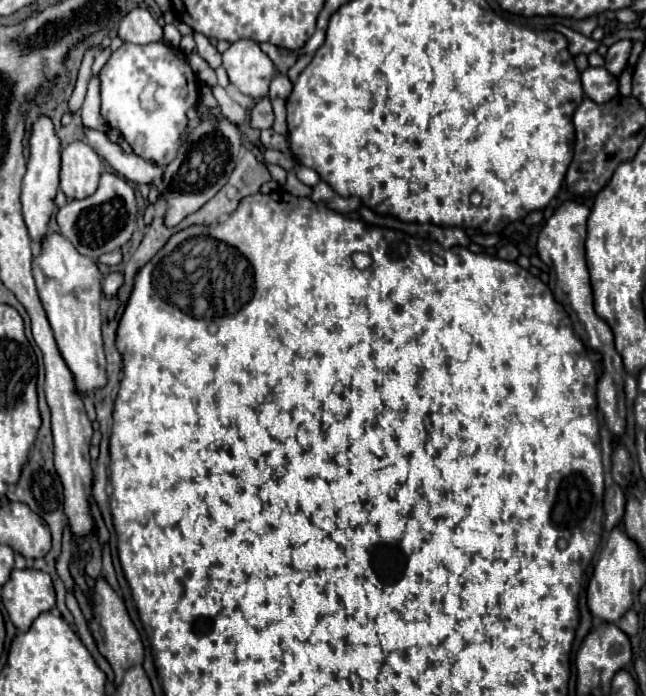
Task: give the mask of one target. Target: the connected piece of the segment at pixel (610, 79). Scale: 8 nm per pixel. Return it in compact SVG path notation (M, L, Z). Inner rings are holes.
M590 66L582 72L582 88L588 98L596 100L598 104L604 104L618 94L618 78L610 74L604 66L600 68Z

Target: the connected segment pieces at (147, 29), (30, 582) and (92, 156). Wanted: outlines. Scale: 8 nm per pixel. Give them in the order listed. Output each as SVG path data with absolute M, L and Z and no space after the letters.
M134 8L132 12L128 12L118 30L118 38L122 42L132 44L160 42L162 36L164 36L162 26L152 18L152 14L146 8Z
M34 568L14 570L2 588L2 602L14 626L26 632L38 614L50 612L56 606L52 578Z
M70 142L62 150L60 188L70 200L86 198L96 192L102 168L104 164L100 156L96 156L96 152L86 142Z

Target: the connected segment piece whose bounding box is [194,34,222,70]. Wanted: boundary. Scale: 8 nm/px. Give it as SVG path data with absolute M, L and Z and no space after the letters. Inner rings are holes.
M194 34L194 40L196 40L196 50L198 54L208 62L210 68L218 68L222 64L222 58L220 58L220 52L216 50L216 46L210 44L210 40L204 36L204 34Z

